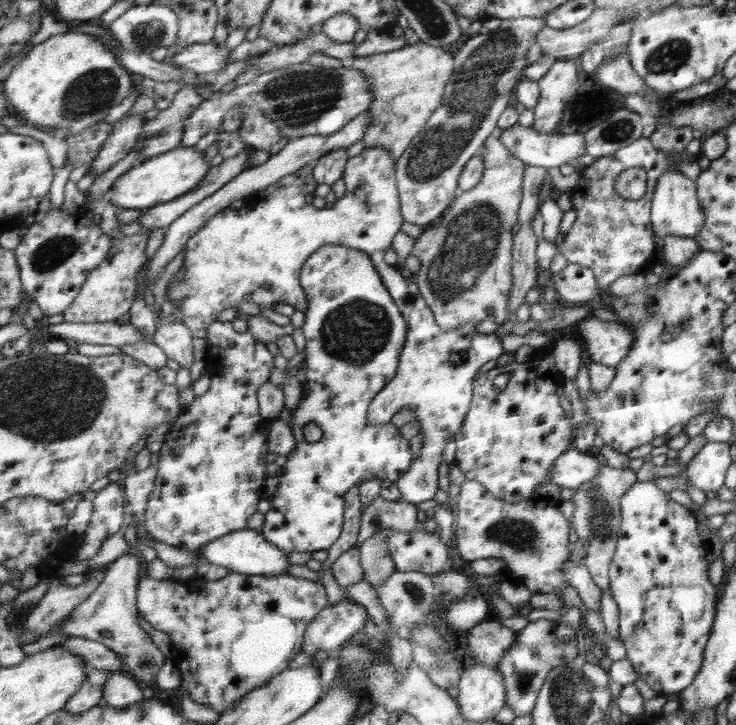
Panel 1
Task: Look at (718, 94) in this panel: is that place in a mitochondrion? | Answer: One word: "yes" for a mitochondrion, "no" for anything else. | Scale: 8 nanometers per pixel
no

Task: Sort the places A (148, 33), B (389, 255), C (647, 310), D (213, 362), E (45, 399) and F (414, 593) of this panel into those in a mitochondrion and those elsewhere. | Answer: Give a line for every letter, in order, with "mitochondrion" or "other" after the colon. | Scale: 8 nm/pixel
A: mitochondrion
B: other
C: mitochondrion
D: other
E: mitochondrion
F: mitochondrion

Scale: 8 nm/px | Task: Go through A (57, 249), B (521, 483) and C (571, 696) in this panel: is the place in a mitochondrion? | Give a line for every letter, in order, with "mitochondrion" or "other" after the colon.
A: mitochondrion
B: other
C: mitochondrion

